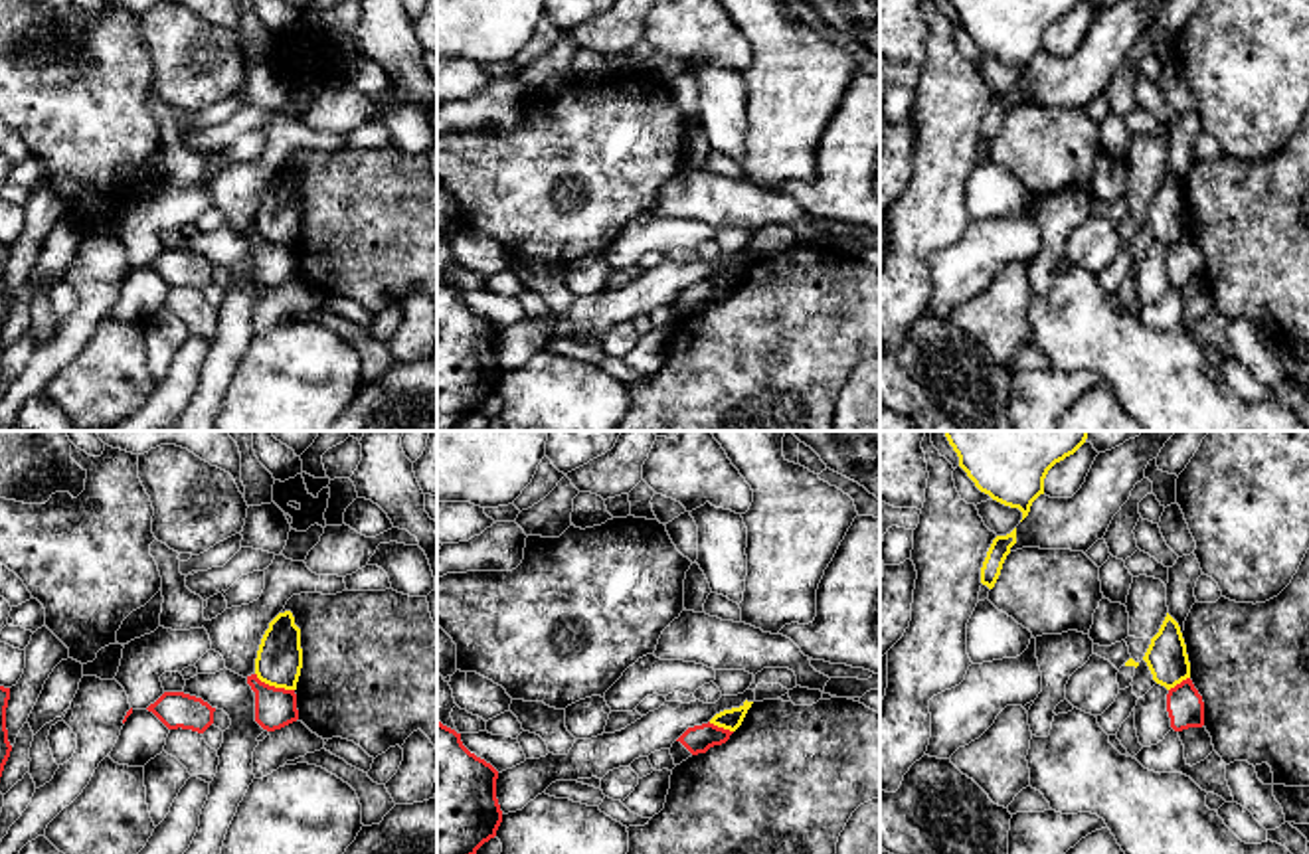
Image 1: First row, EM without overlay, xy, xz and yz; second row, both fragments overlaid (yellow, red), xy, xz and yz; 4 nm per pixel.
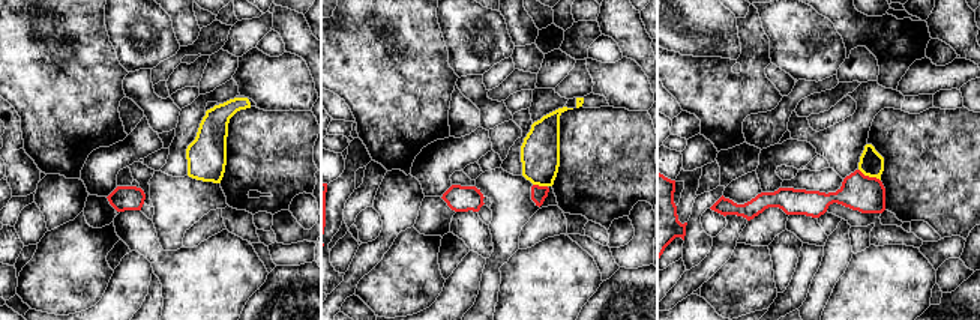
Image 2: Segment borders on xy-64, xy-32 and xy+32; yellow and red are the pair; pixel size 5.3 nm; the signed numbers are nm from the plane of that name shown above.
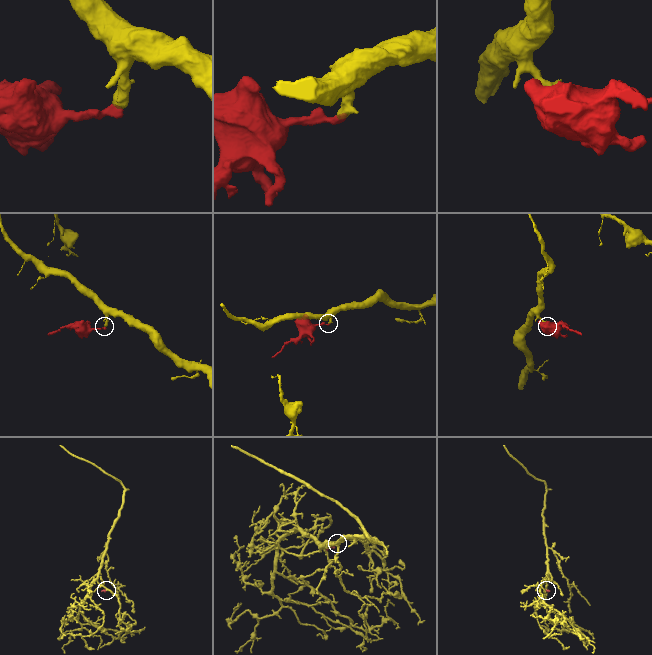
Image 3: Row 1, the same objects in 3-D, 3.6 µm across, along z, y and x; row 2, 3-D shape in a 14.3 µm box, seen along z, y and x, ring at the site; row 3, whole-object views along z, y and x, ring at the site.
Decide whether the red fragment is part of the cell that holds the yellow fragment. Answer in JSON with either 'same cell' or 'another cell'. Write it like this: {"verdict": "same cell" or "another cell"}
{"verdict": "another cell"}

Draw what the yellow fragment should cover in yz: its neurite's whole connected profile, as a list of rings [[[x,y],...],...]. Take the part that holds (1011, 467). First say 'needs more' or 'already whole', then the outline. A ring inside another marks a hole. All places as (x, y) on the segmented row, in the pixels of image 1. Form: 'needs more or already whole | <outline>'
already whole | [[[945,431],[959,467],[993,500],[1018,508],[1022,520],[1044,494],[1048,470],[1074,455],[1090,431]]]

